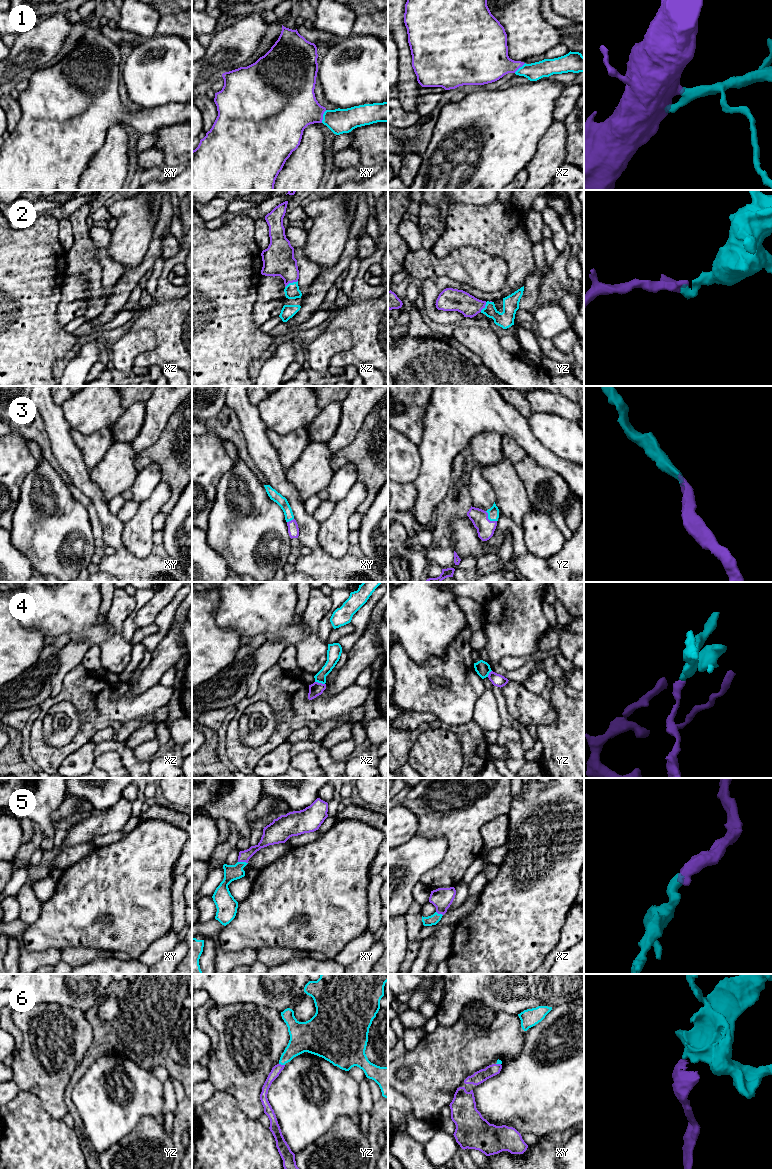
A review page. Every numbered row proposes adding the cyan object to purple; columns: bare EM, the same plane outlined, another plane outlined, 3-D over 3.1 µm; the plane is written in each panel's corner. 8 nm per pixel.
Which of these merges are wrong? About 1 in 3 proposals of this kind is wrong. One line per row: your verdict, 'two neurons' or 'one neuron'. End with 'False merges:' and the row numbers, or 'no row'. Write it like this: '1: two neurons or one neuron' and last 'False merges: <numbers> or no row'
1: one neuron
2: one neuron
3: one neuron
4: two neurons
5: one neuron
6: one neuron
False merges: 4

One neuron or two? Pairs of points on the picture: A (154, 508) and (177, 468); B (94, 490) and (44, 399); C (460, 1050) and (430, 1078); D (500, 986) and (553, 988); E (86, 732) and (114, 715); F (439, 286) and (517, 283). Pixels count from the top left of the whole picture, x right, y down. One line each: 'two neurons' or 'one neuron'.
A: two neurons
B: one neuron
C: one neuron
D: one neuron
E: one neuron
F: one neuron

